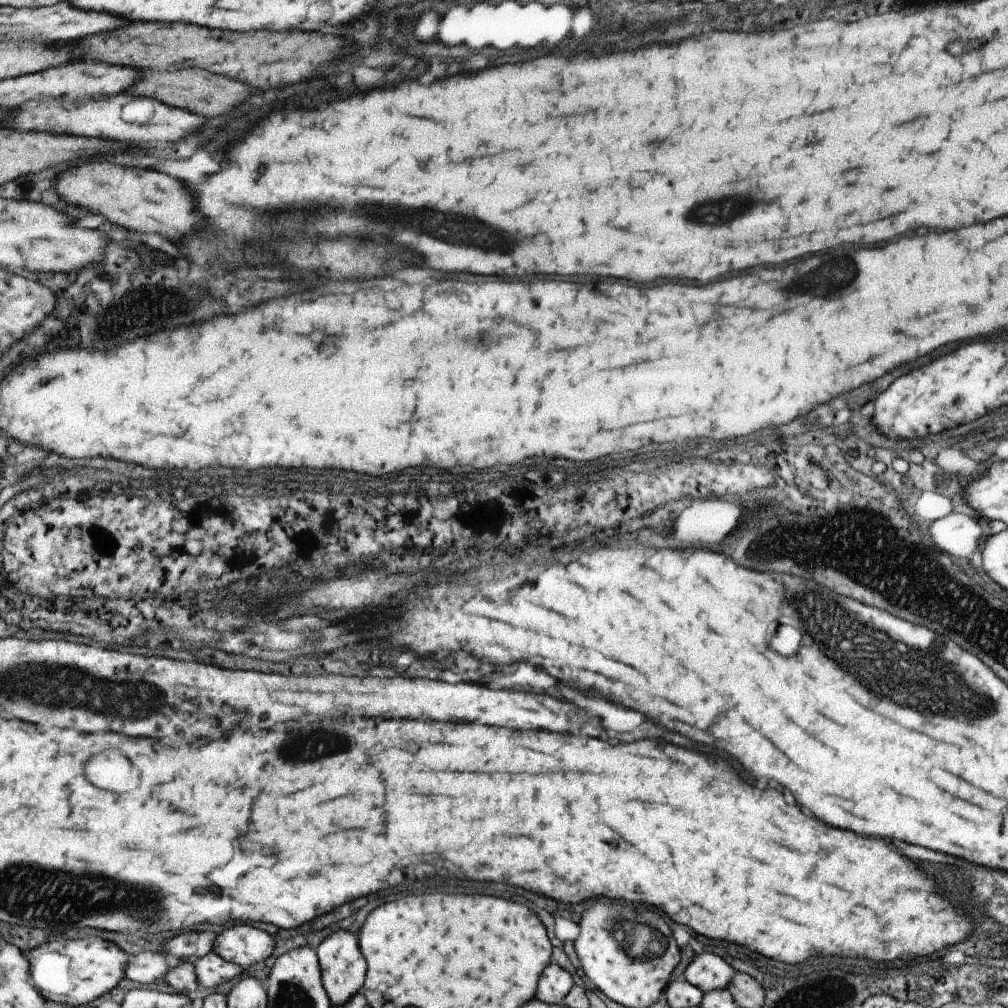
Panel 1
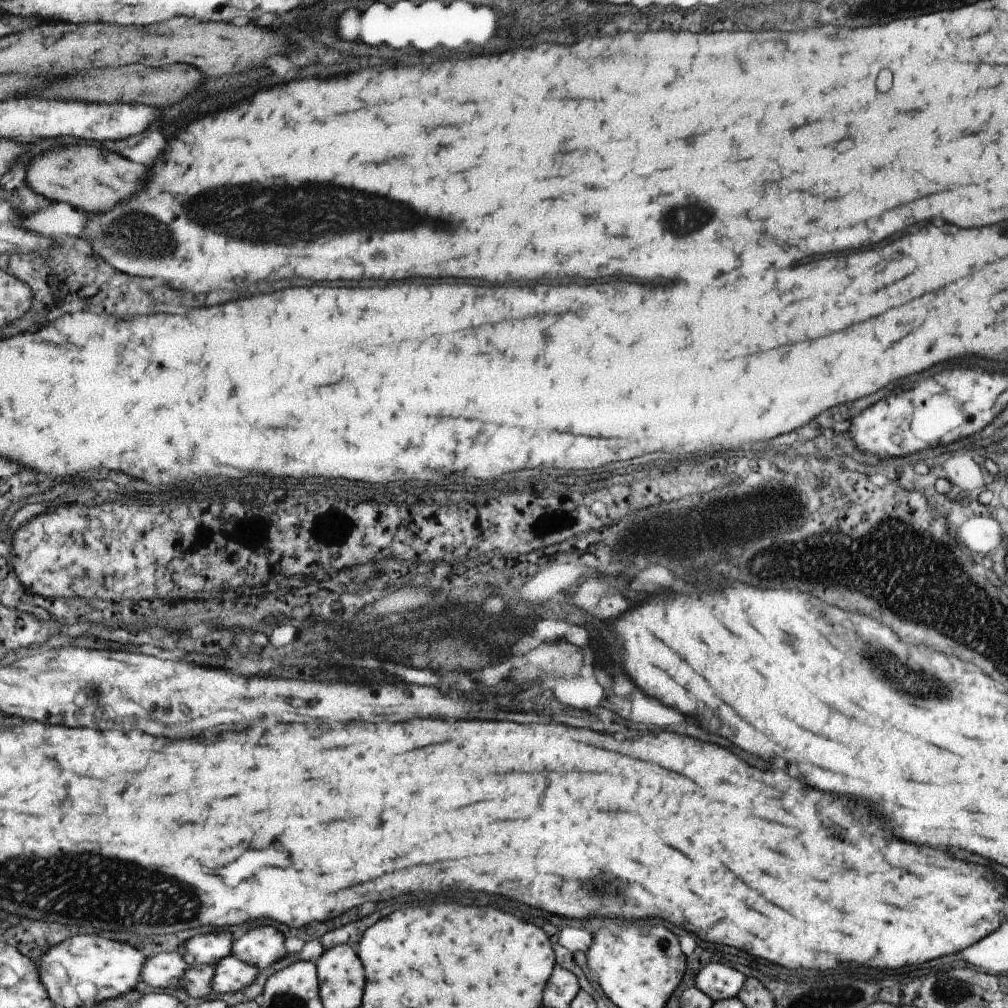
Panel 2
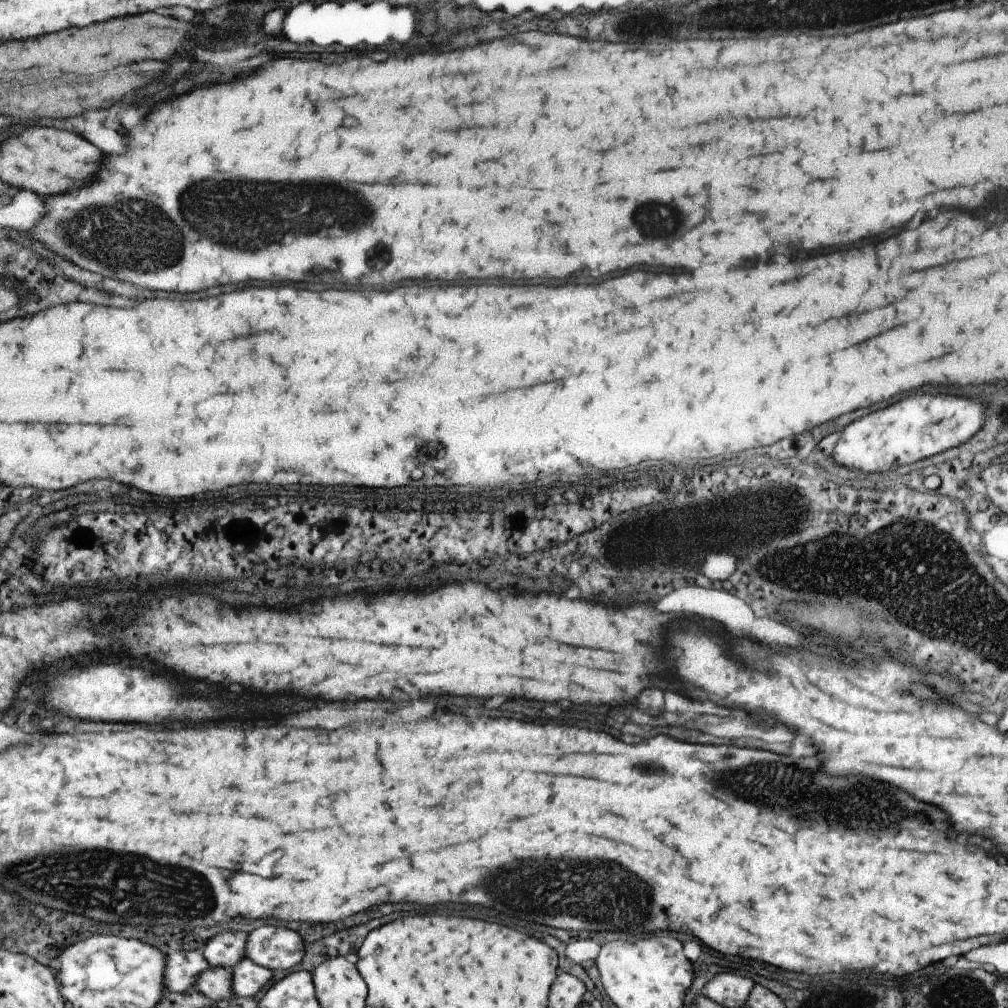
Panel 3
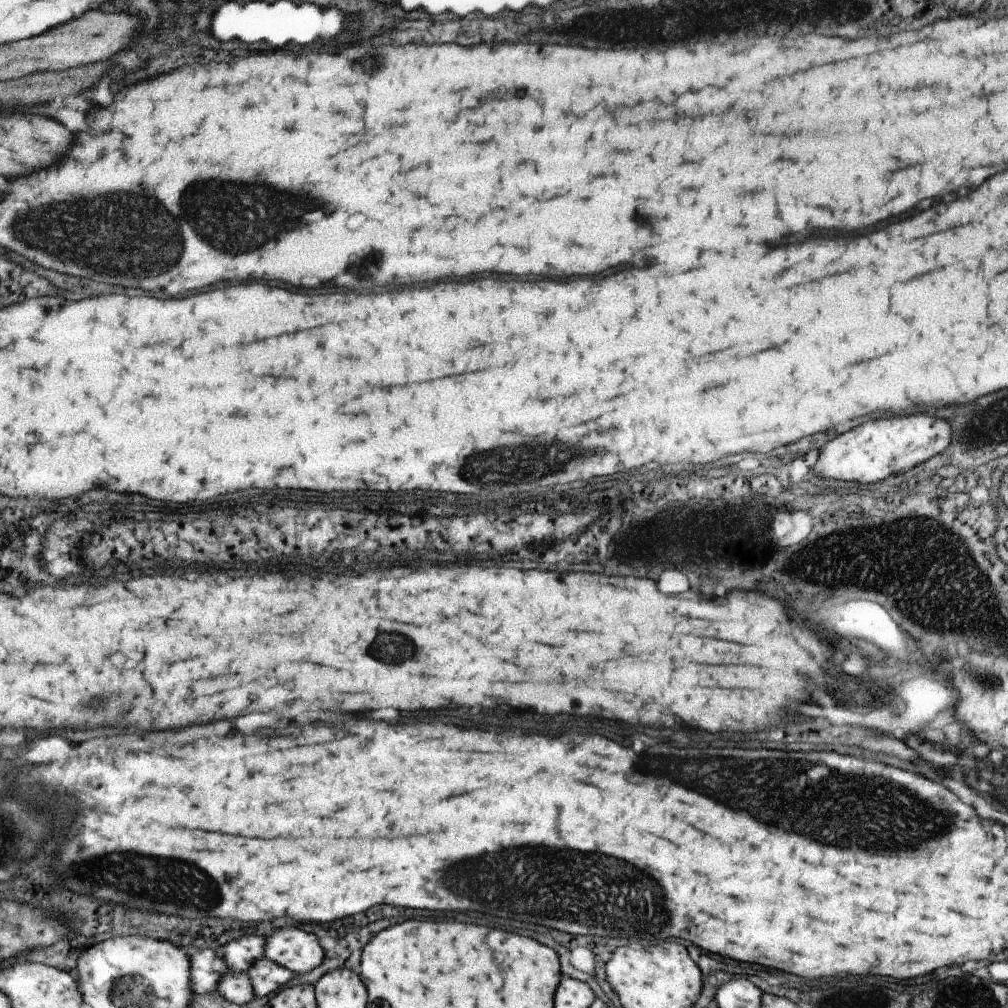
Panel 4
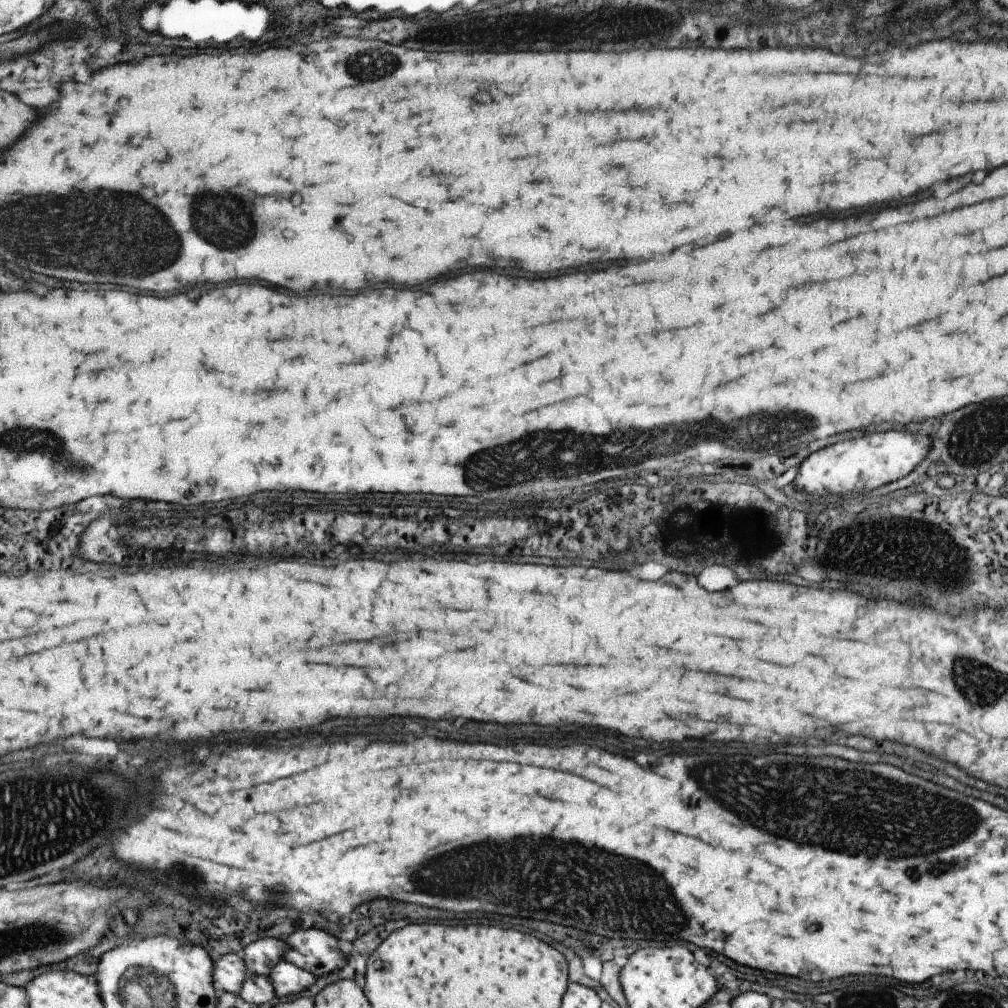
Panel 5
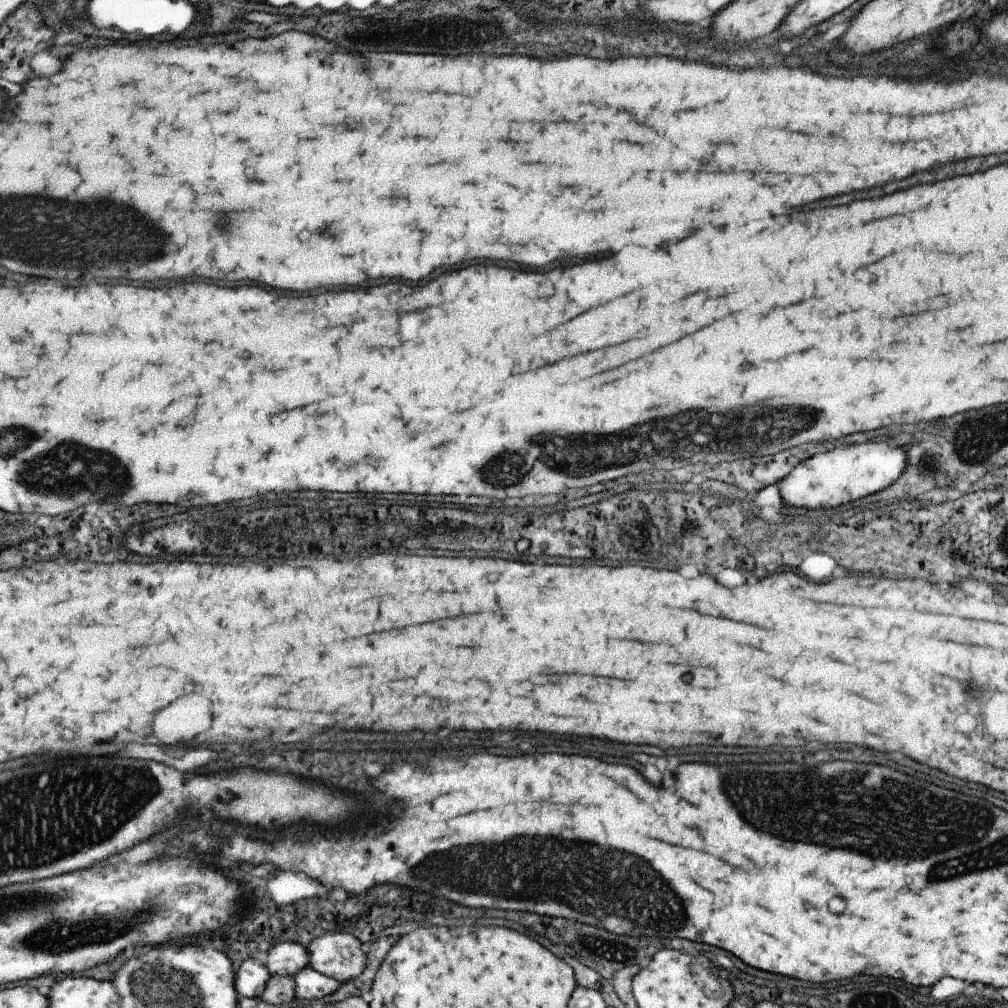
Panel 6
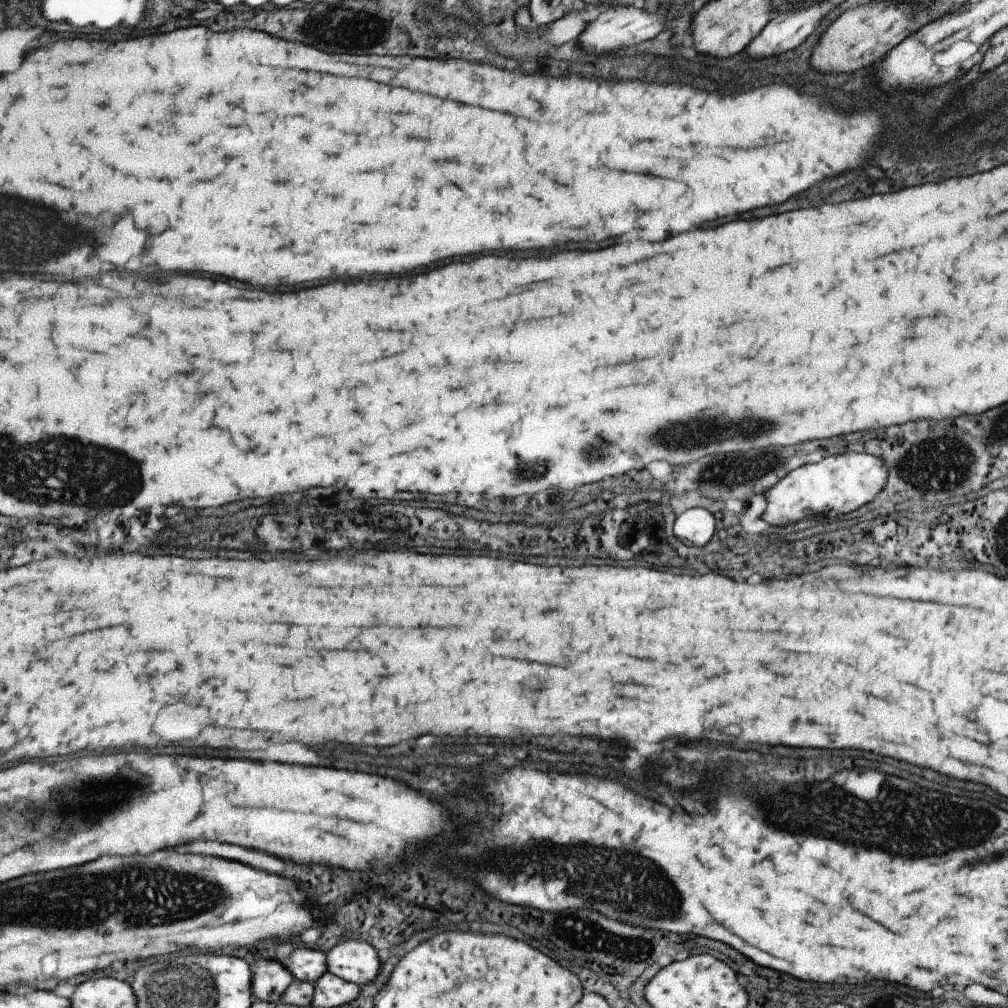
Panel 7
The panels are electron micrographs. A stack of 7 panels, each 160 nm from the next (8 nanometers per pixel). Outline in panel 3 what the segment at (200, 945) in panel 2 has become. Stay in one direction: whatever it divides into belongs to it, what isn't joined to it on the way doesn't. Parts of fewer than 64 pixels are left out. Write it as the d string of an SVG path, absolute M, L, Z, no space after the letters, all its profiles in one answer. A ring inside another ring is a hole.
M222 932L210 939L203 952L211 967L229 969L239 964L244 956L244 946L248 934L245 932Z

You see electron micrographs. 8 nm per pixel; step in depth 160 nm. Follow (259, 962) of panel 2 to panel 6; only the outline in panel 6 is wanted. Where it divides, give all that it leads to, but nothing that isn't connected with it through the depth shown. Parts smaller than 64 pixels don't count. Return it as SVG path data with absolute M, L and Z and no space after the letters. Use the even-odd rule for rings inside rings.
M325 934L306 945L308 966L340 983L358 977L364 971L366 946L351 934Z

